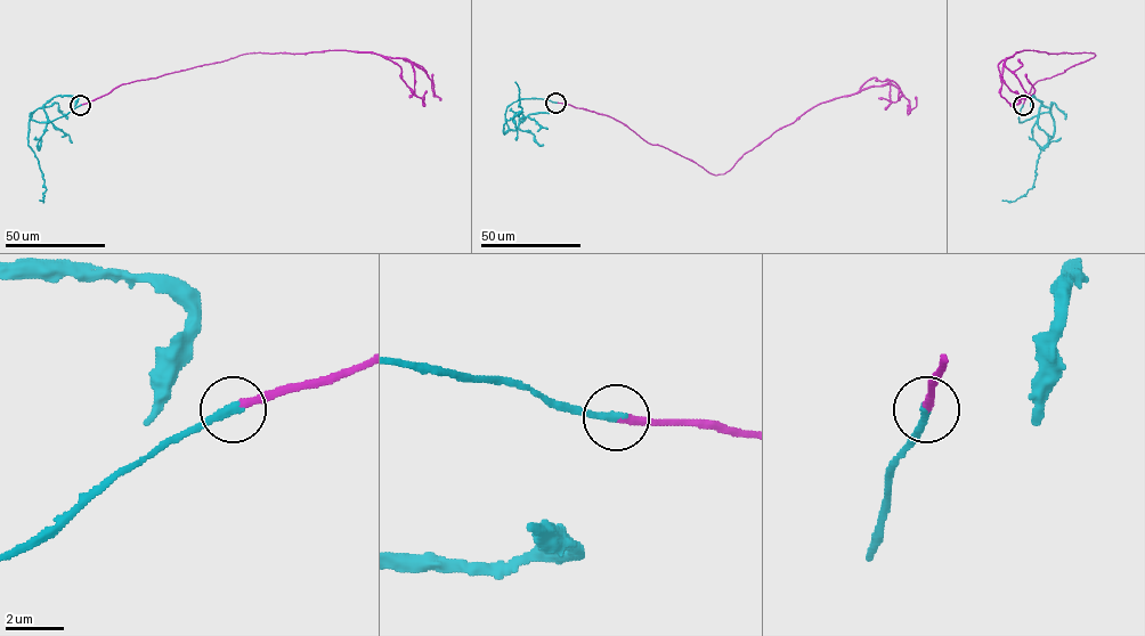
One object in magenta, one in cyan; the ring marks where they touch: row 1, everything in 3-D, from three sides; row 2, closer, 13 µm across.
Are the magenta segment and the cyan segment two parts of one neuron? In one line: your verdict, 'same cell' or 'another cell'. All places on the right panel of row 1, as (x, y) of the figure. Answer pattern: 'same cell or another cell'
same cell

